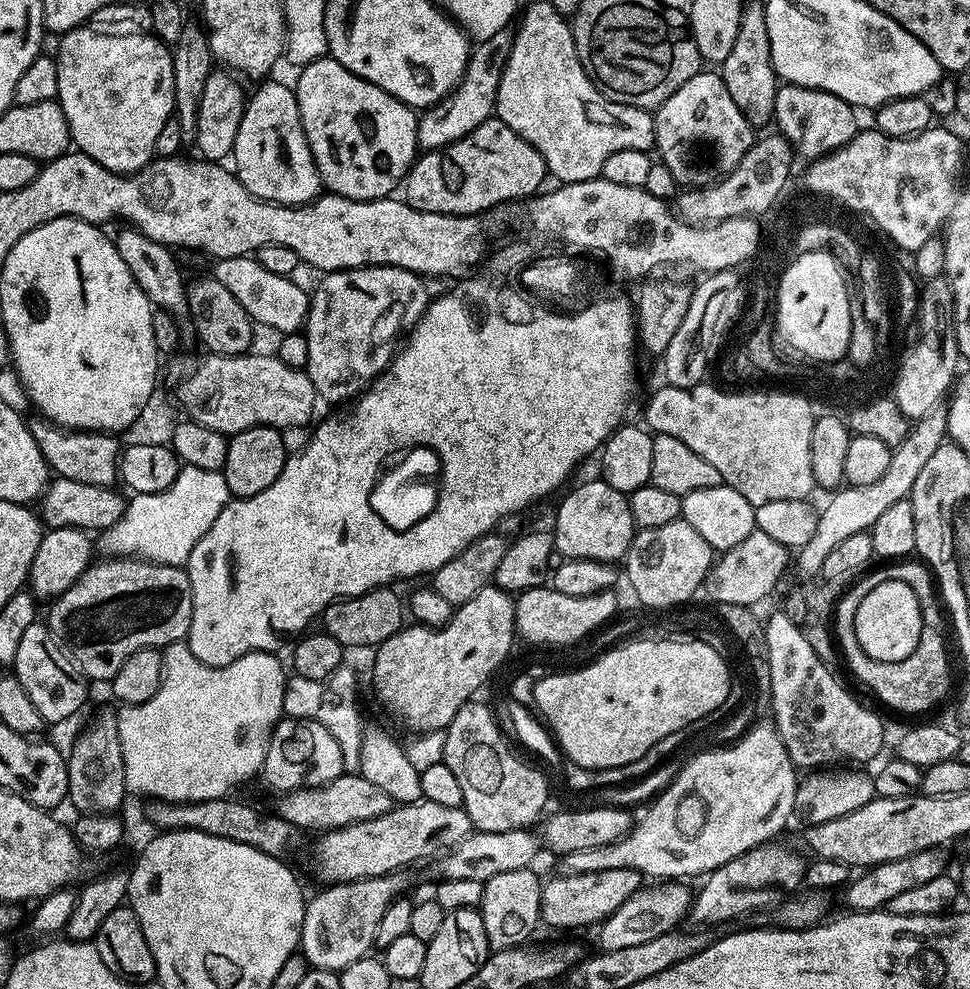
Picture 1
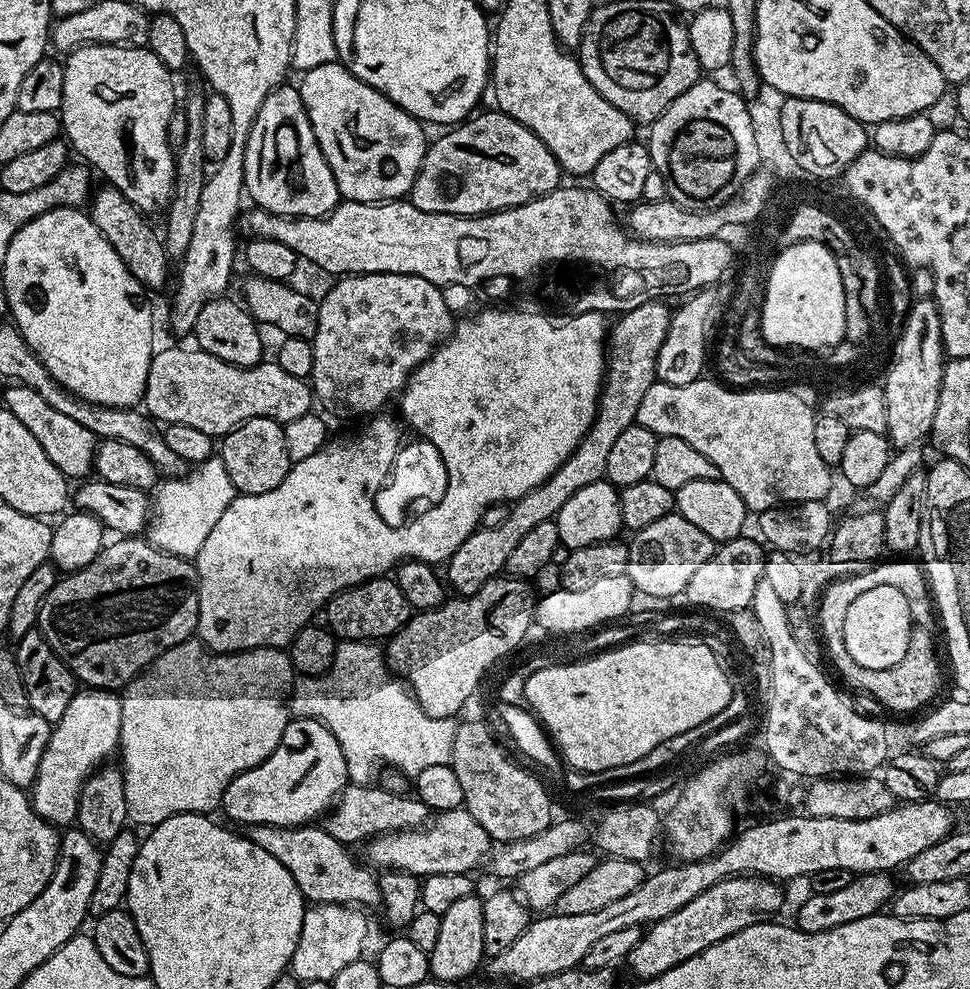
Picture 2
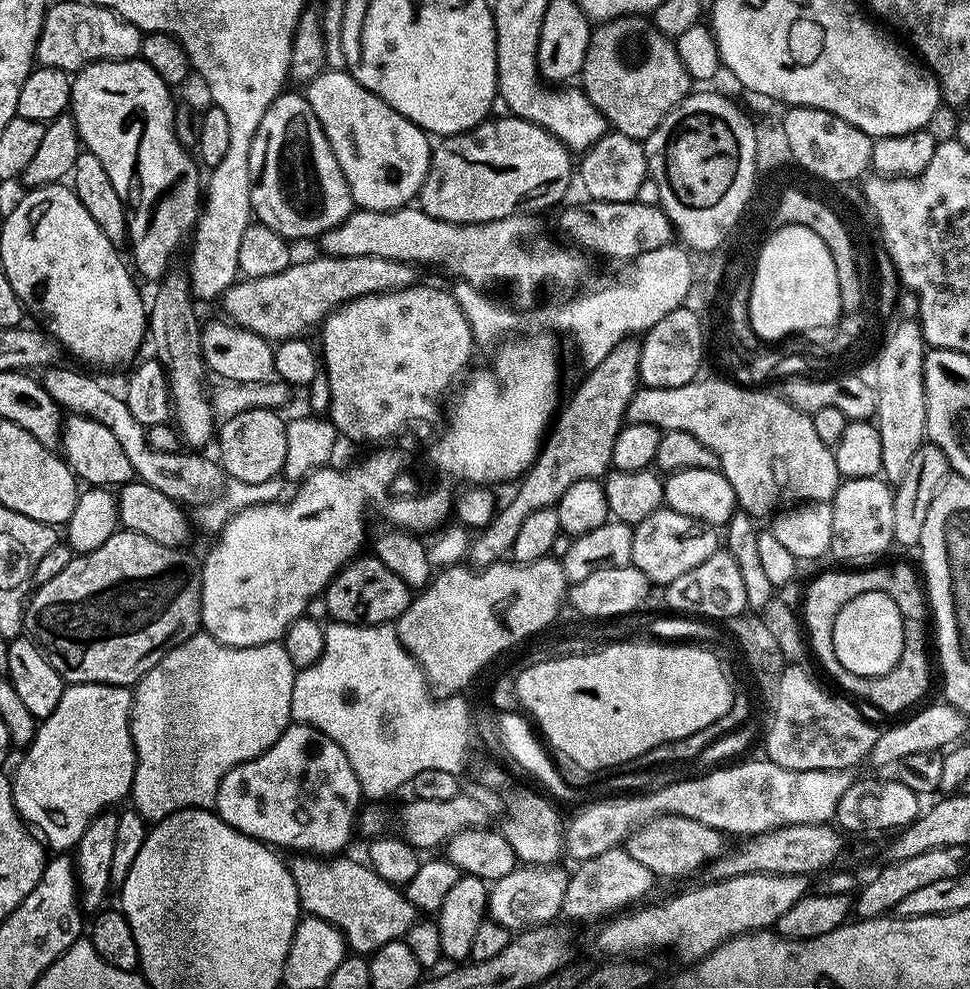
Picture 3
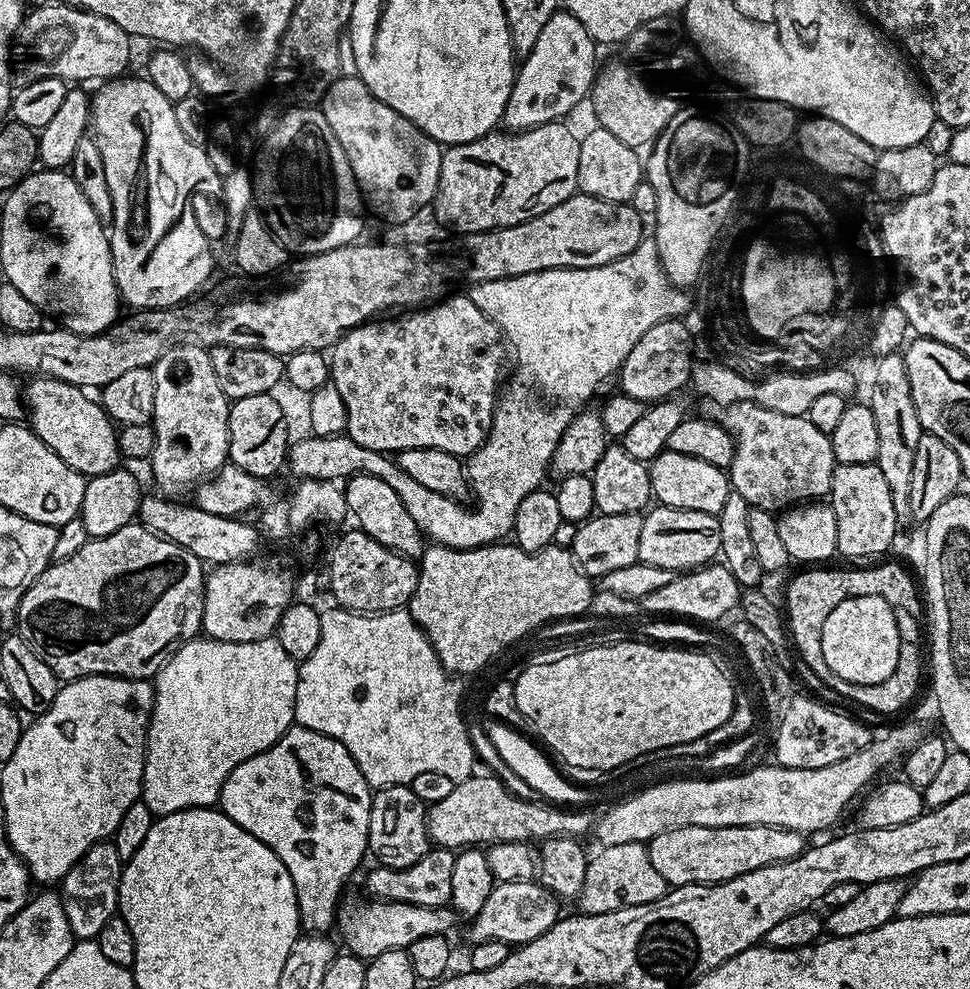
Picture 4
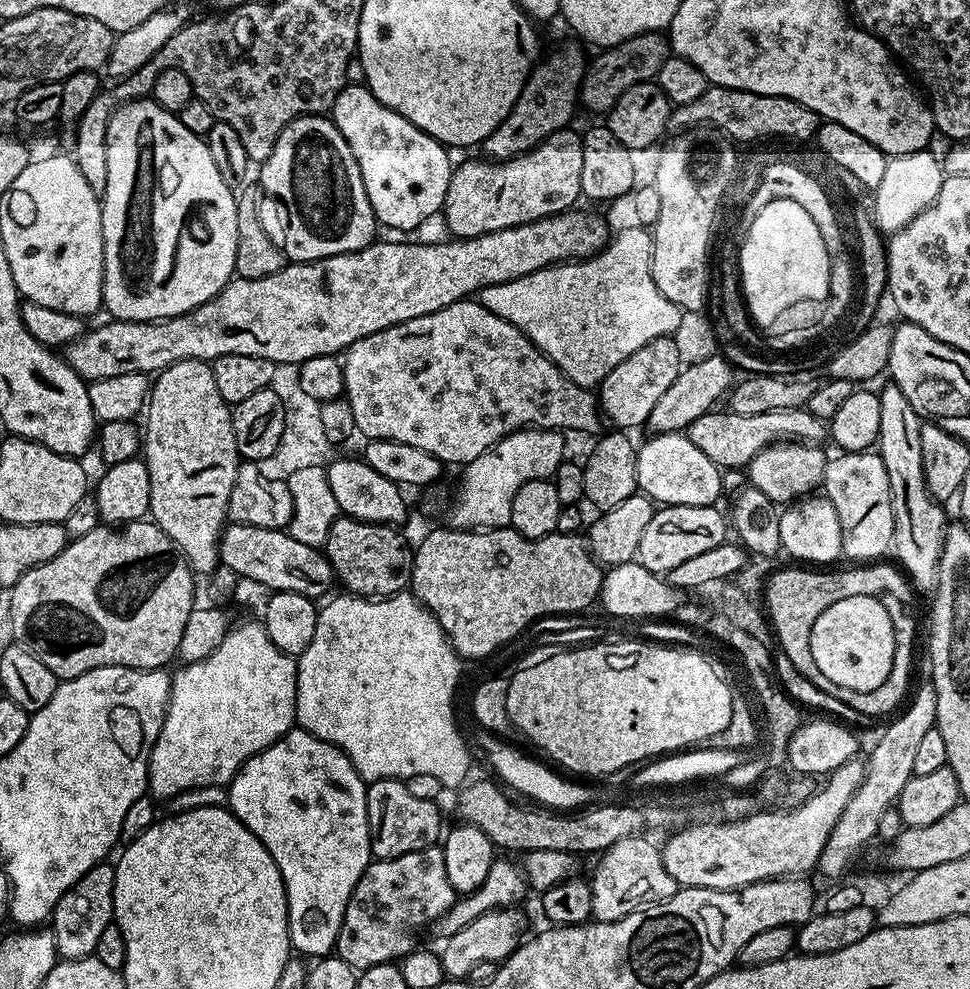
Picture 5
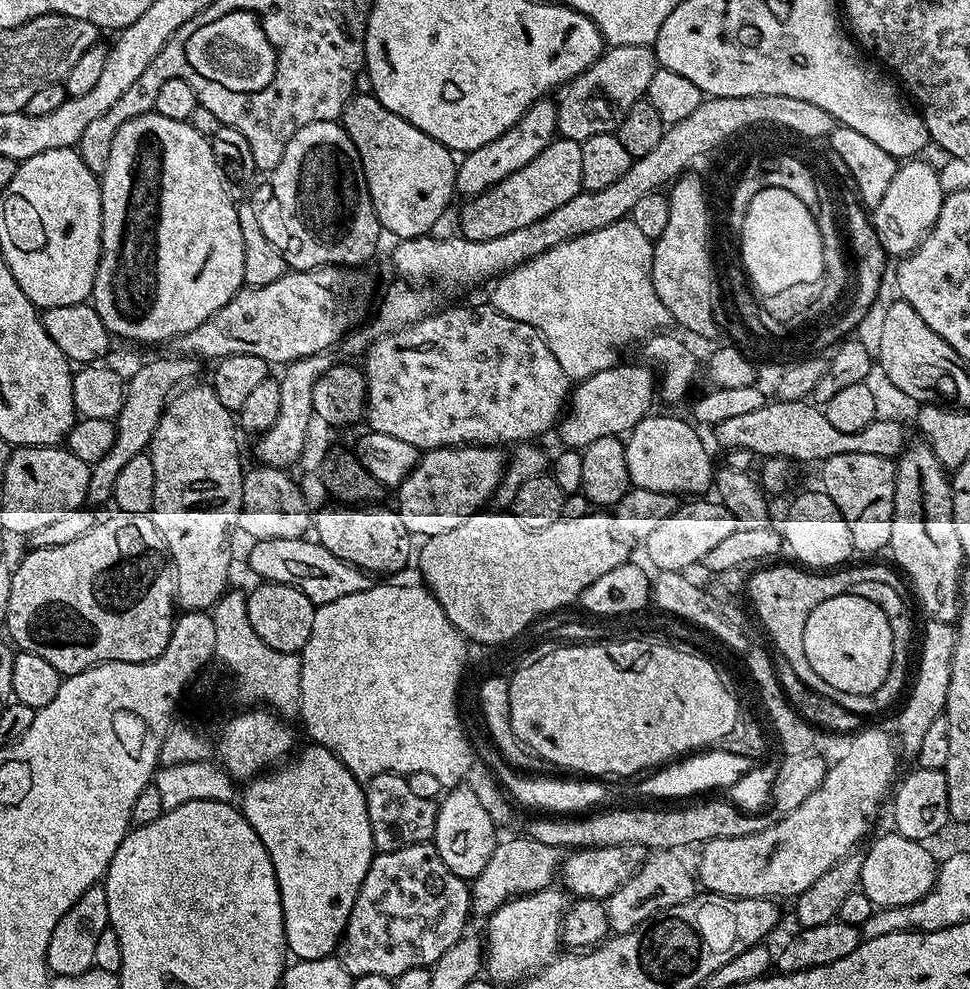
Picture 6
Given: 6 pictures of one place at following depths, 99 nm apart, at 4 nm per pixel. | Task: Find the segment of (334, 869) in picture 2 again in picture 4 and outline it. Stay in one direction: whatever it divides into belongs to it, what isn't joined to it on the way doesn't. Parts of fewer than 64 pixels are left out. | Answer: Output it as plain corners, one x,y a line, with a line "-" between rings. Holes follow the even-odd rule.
345,895
341,899
336,910
335,927
338,932
340,928
340,936
348,947
345,949
365,962
373,960
378,954
386,954
386,950
407,949
414,942
418,942
418,938
451,933
451,928
455,926
456,920
458,921
457,913
448,906
431,908
397,900
377,900
361,896

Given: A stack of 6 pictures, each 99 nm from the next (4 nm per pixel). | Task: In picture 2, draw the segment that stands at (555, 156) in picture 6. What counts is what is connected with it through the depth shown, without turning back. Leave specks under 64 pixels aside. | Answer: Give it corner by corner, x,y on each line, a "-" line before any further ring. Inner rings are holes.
477,111
471,118
449,127
445,136
438,137
433,144
431,141
425,147
422,166
414,178
410,193
410,203
418,206
418,210
455,216
485,216
487,212
522,206
561,187
562,169
554,154
550,154
546,142
505,112
491,111

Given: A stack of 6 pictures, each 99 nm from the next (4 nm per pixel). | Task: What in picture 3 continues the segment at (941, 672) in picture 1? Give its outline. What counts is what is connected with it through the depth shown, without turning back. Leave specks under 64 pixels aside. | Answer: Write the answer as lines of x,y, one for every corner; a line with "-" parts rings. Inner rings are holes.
824,570
819,574
813,575
807,582
809,584
808,593
804,596
802,628
806,633
807,646
811,655
815,659
816,656
820,659
821,666
832,675
833,682
837,684
835,687
837,689
845,688
845,690
840,690
847,693
849,697
857,698
856,696
861,696
866,703
873,704
878,711
889,712
892,716
897,715
896,717
899,717
901,714
915,709
921,703
919,700
928,692
928,683
932,680
932,672
934,676
933,665
932,668
928,665
929,641
928,644
924,640
918,641
917,644
912,644
912,642
905,643
900,655
904,660
904,664
898,661
894,666
894,670
890,670
886,674
881,676
850,674
850,670
846,670
846,666
842,666
842,662
838,662
832,642
832,623
838,618
840,608
846,606
846,601
844,600
844,576
840,576
836,570
829,570
829,572

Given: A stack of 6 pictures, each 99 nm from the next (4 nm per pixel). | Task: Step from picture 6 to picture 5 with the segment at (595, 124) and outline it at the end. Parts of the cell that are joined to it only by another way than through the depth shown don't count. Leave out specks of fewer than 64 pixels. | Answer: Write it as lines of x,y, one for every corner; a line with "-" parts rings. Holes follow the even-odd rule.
663,31
640,32
624,44
615,44
613,48
605,48
599,53
596,61
587,65
584,80
580,83
579,103
584,104
592,112
607,114
616,105
616,100
625,92
639,84
655,81
658,70
662,70
662,62
670,55
670,41

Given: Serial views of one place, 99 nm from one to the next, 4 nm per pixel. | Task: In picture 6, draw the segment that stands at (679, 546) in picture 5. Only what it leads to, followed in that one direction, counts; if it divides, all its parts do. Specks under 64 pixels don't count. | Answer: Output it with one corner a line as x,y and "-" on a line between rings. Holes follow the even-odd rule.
700,498
695,502
688,502
692,504
681,503
674,514
670,514
670,518
664,519
660,525
652,531
646,539
642,541
642,548
648,551
648,560
653,564
653,569
661,572
684,572
685,570
692,570
692,568
699,565
709,554
710,550
717,546
734,533
738,529
736,519
730,514
730,510
726,510
723,504
704,500
708,498

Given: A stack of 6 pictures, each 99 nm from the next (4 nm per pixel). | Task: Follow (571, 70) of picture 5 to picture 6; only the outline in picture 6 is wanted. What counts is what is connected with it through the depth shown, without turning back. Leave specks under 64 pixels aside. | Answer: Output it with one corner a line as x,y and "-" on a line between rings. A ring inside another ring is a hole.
552,98
535,100
526,114
522,114
522,118
518,118
518,122
506,130
506,134
494,138
494,142
486,146
478,146
478,150
463,153
456,169
456,192
464,198
477,196
490,190
490,186
502,182
502,178
514,174
514,170
522,170
526,162
534,162
534,158
538,158
538,154
542,154
542,150
546,150
546,146
557,139
557,122
557,101

